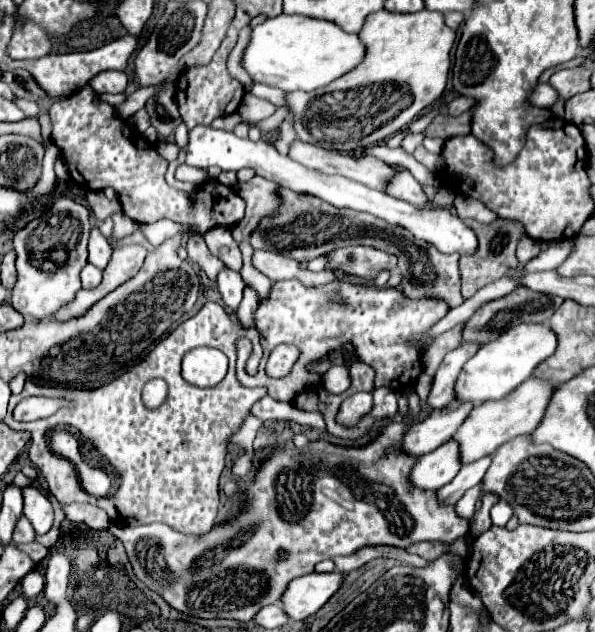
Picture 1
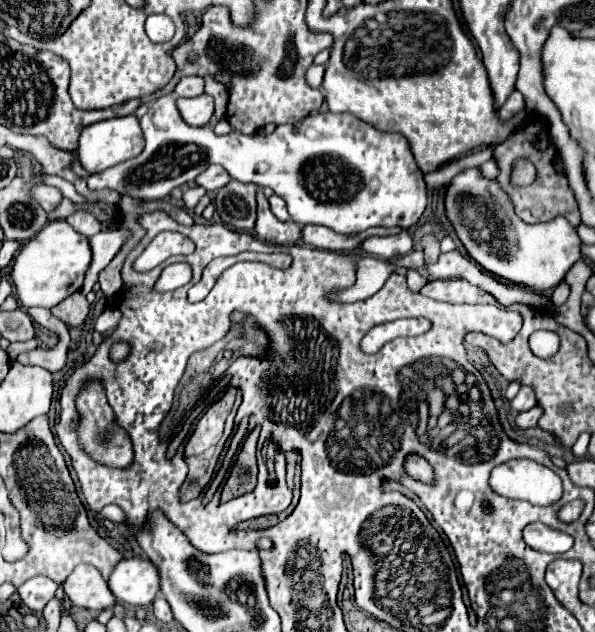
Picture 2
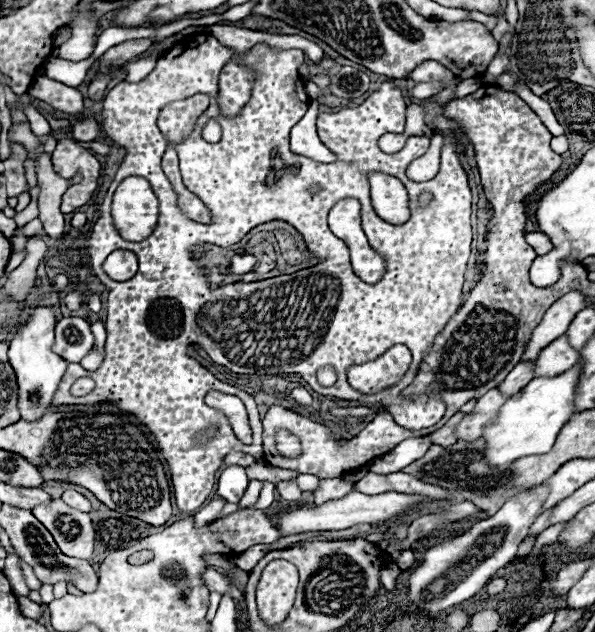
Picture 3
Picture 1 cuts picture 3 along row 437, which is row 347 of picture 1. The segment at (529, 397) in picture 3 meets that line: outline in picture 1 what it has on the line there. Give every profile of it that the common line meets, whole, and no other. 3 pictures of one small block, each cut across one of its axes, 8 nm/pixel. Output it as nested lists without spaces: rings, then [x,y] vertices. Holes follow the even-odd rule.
[[[516,324],[502,332],[496,340],[484,344],[474,358],[470,358],[456,382],[456,398],[482,404],[486,400],[500,400],[526,378],[532,376],[538,364],[542,364],[556,350],[556,334],[546,324]]]

